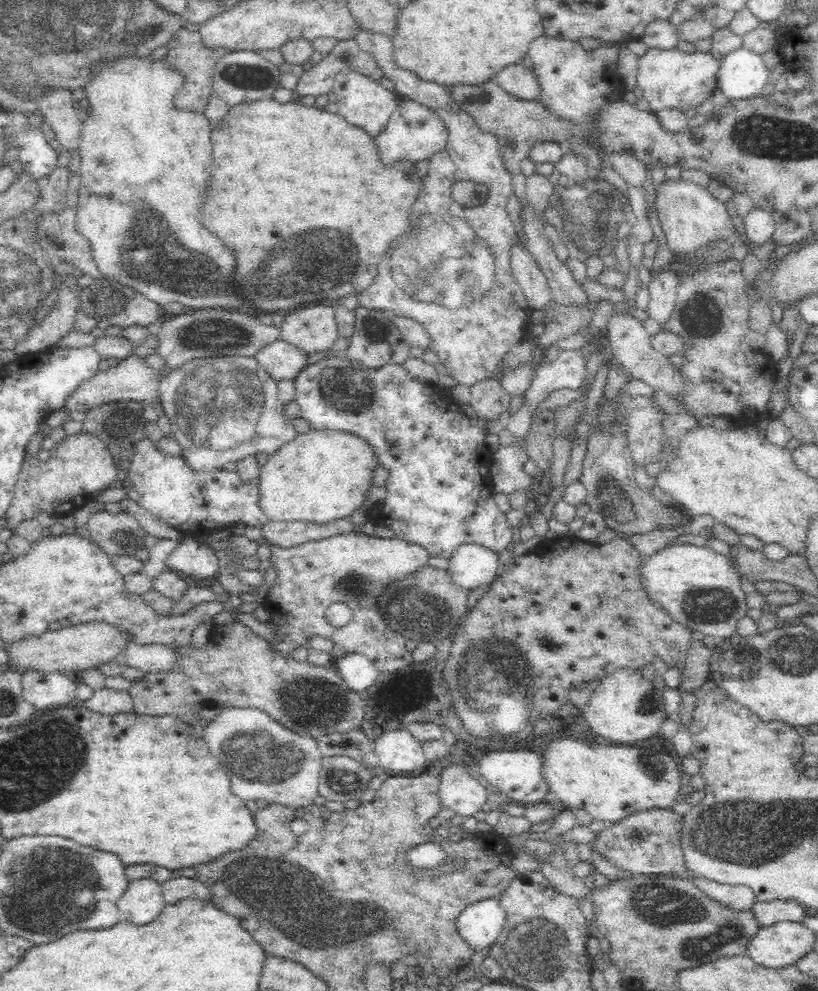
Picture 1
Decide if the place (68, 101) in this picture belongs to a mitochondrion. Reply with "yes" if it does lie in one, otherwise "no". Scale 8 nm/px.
no

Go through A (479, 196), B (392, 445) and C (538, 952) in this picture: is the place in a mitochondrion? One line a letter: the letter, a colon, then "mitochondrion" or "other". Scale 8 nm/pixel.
A: other
B: other
C: mitochondrion

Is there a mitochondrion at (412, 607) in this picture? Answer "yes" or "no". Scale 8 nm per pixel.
yes

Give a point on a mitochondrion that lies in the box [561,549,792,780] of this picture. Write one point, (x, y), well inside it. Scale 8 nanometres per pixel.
(703, 598)

